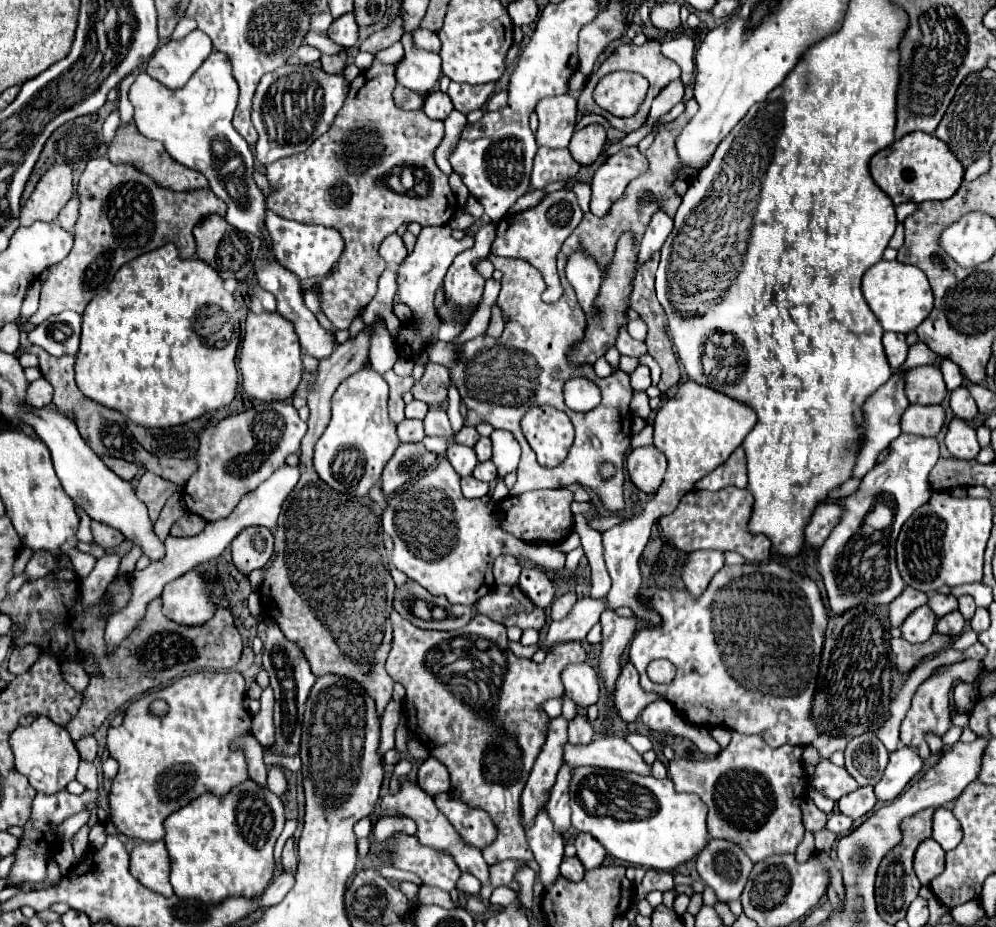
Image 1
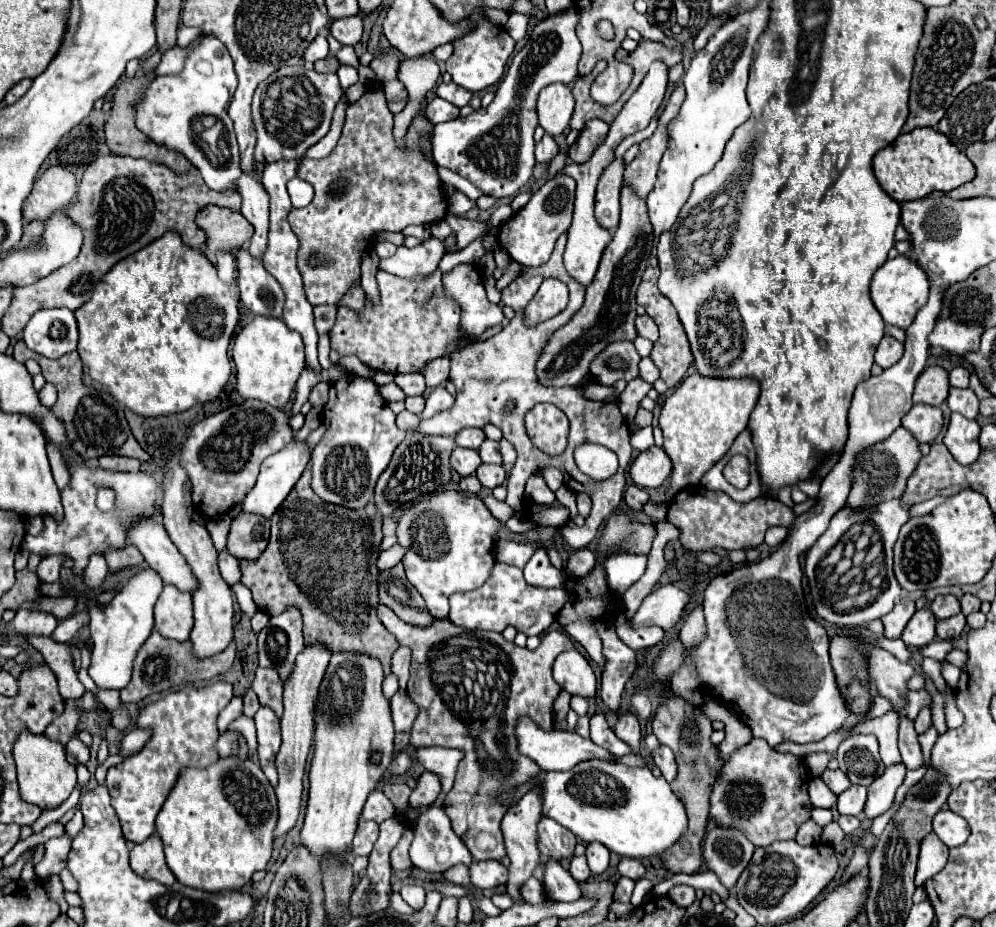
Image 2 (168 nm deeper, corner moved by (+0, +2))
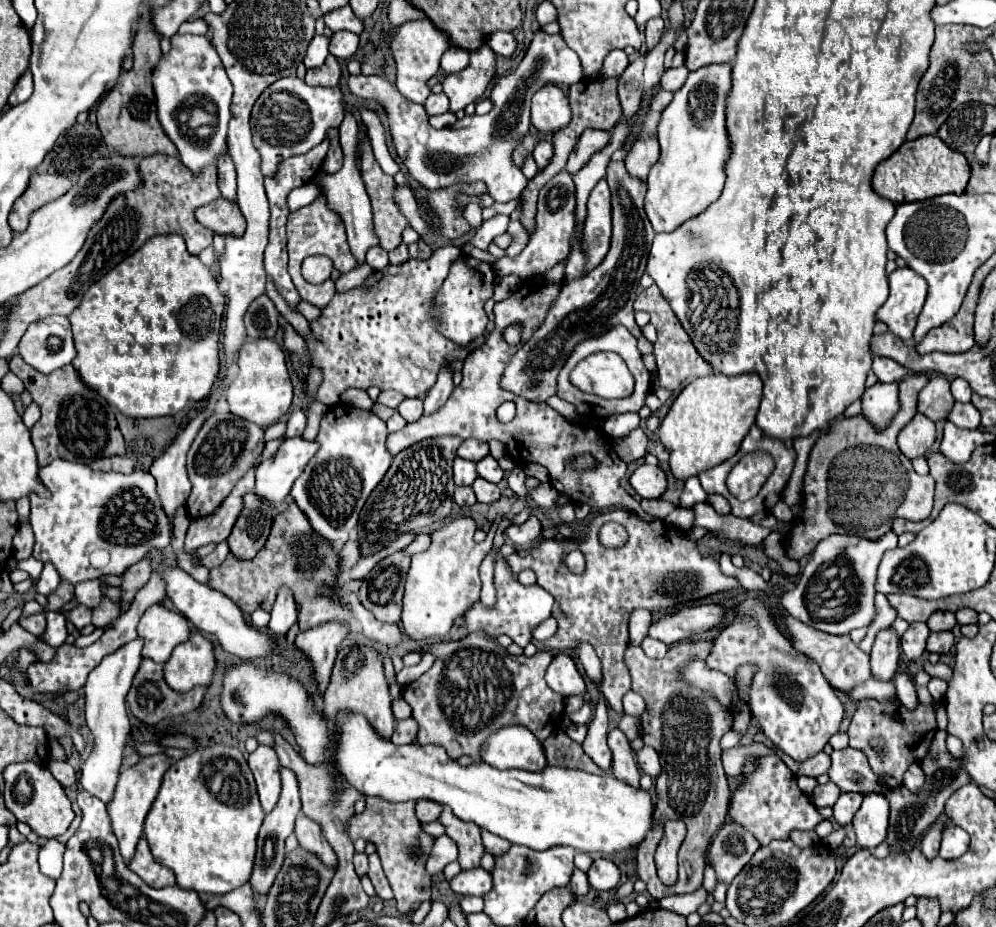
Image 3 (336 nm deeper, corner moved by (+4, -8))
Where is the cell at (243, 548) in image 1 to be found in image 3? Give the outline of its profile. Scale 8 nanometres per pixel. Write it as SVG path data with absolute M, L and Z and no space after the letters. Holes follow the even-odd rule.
M247 494L243 502L243 514L239 516L239 522L235 522L233 532L227 538L227 544L235 558L251 560L263 548L269 536L275 510L271 506L263 506L263 502L255 498L255 494Z

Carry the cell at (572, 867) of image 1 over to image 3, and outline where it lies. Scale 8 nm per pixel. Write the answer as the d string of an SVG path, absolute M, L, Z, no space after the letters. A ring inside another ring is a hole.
M575 868L573 876L571 876L571 882L569 882L569 888L571 888L571 892L573 892L575 896L583 896L583 894L587 894L587 892L589 892L589 882L587 882L587 874Z

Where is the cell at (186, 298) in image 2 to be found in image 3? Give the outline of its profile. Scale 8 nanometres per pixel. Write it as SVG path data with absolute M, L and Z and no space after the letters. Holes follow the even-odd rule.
M177 234L155 236L95 282L69 316L77 348L73 366L89 388L99 392L101 398L125 416L173 416L187 404L205 400L219 376L223 312L225 296L219 292L213 272L197 256L187 252L185 240Z

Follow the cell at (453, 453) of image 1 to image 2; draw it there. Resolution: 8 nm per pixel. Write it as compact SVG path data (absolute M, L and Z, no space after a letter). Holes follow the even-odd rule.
M455 448L451 454L451 466L459 476L471 476L481 464L481 458L477 450L467 450L467 448Z

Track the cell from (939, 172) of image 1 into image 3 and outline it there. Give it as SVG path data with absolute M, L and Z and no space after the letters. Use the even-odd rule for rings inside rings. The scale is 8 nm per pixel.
M921 136L917 140L907 140L901 144L897 152L893 152L887 160L879 162L871 186L873 190L891 200L893 204L917 202L935 198L941 194L963 194L969 182L969 164L967 158L955 150L951 150L943 140L937 136Z

